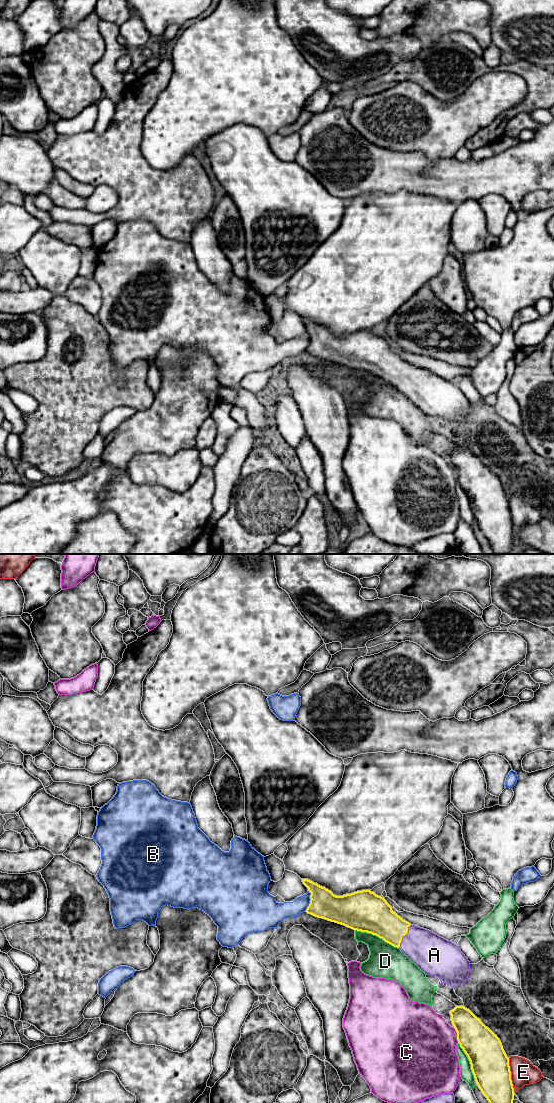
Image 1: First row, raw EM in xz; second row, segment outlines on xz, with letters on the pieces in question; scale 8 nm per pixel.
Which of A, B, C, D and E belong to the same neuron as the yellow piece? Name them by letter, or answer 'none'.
A

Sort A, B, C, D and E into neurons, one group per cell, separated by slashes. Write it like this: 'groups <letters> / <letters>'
groups A / B / C / D / E

